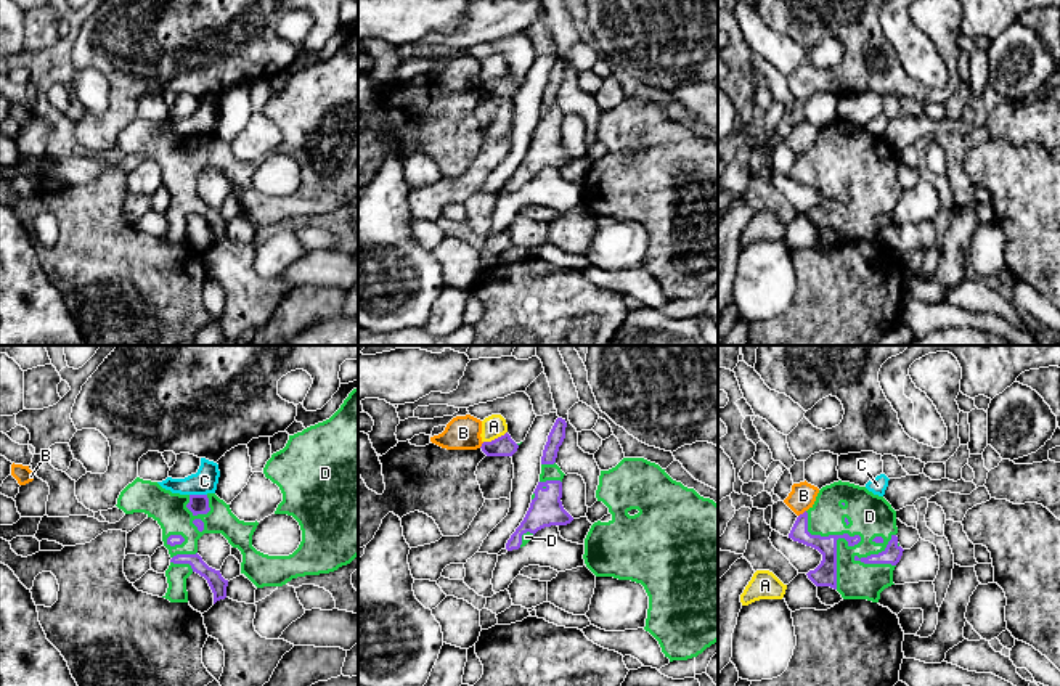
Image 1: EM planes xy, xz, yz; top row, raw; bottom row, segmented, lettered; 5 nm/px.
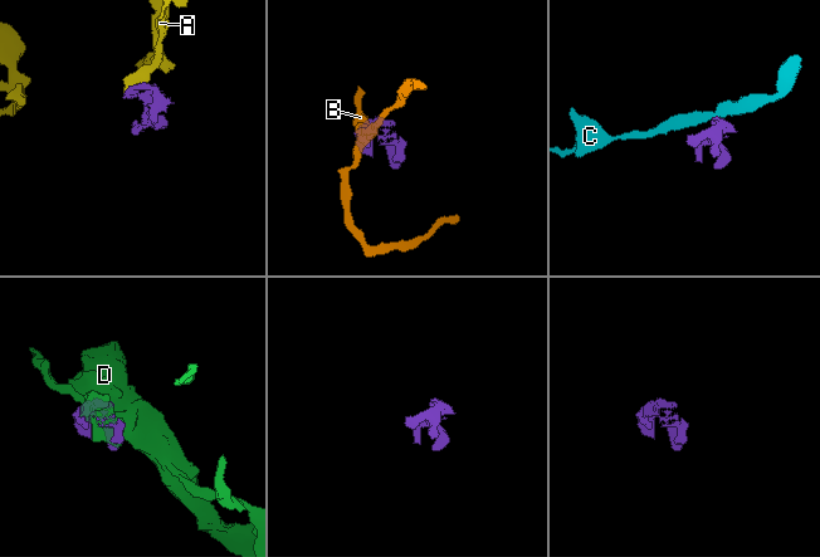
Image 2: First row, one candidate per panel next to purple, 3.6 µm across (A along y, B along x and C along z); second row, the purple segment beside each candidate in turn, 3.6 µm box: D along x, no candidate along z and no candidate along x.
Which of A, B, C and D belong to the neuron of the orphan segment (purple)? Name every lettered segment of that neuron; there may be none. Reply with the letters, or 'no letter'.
D

